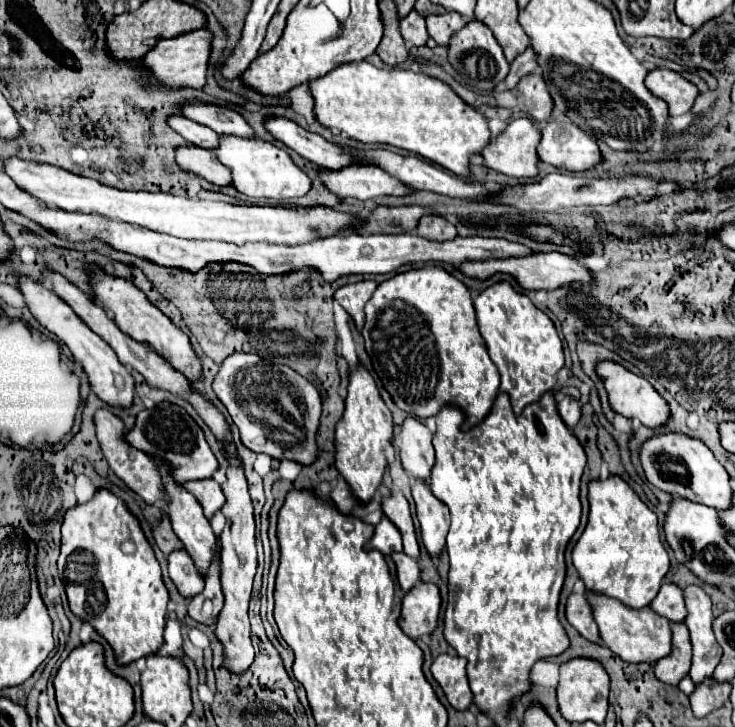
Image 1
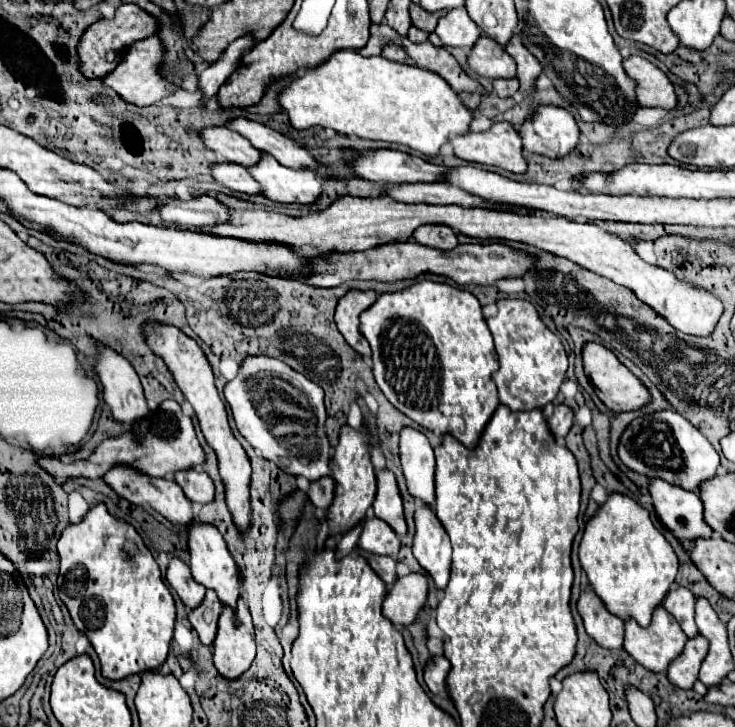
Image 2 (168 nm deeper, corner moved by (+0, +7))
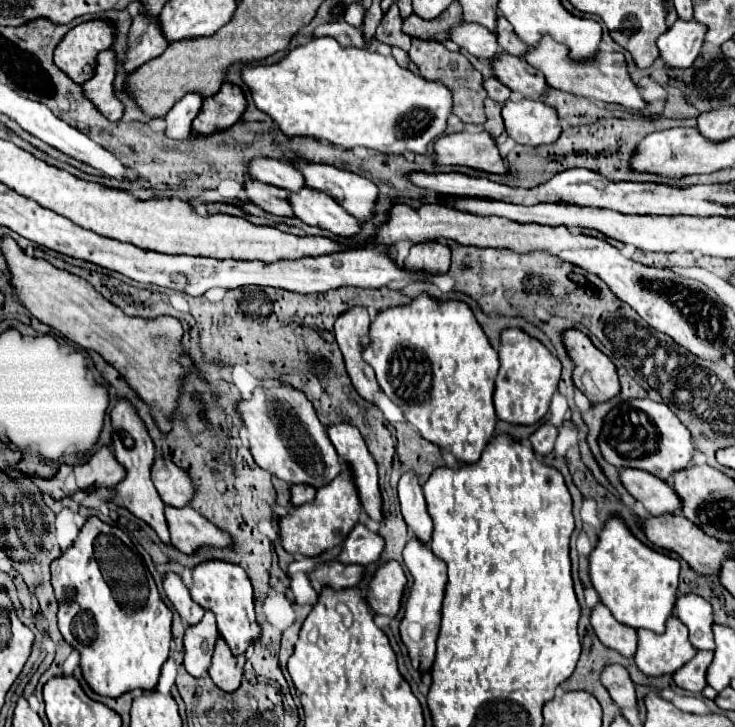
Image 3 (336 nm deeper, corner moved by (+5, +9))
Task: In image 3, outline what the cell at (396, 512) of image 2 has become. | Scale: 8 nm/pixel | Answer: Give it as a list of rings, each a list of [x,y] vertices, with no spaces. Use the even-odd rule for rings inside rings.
[[[341,423],[329,427],[329,439],[335,445],[339,457],[351,465],[353,477],[357,481],[357,489],[361,493],[361,505],[367,511],[367,515],[383,523],[383,499],[379,491],[379,471],[377,463],[367,451],[367,445],[359,433],[357,427]]]

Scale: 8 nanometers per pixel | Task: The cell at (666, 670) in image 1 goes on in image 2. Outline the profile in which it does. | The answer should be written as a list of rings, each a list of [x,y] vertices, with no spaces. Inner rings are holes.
[[[706,637],[688,639],[682,655],[678,659],[674,659],[668,667],[670,683],[674,683],[680,689],[692,689],[698,679],[702,659],[706,659],[708,645],[710,643],[706,643]]]

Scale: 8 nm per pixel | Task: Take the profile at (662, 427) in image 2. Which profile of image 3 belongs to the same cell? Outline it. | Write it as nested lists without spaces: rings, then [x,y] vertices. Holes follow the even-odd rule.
[[[631,399],[613,407],[605,417],[599,445],[605,461],[611,465],[619,469],[643,469],[655,477],[661,477],[663,481],[671,481],[673,473],[691,467],[695,453],[695,443],[689,429],[667,405],[651,399]]]

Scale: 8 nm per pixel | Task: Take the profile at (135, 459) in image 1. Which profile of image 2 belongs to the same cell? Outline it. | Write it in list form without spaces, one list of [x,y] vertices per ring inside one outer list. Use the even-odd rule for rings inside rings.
[[[112,467],[106,475],[104,481],[118,493],[118,497],[128,499],[132,505],[150,505],[154,511],[158,511],[164,519],[168,519],[172,525],[180,527],[190,527],[194,523],[194,511],[192,503],[186,499],[184,491],[172,481],[172,479],[154,479],[148,475],[140,475],[138,471],[130,467]]]

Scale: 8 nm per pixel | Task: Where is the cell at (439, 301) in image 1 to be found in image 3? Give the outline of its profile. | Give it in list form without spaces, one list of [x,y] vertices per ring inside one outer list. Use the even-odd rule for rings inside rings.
[[[421,293],[409,305],[381,309],[371,321],[367,337],[369,343],[363,345],[363,357],[375,369],[379,387],[403,411],[405,419],[427,441],[449,449],[459,463],[479,461],[495,431],[493,377],[497,375],[499,359],[469,305],[465,301],[443,301]]]

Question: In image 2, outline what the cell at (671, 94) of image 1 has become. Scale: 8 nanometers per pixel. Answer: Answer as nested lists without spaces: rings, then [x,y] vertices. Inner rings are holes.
[[[638,55],[624,59],[622,67],[636,83],[636,99],[640,107],[660,107],[666,111],[676,107],[674,85],[658,67]]]

